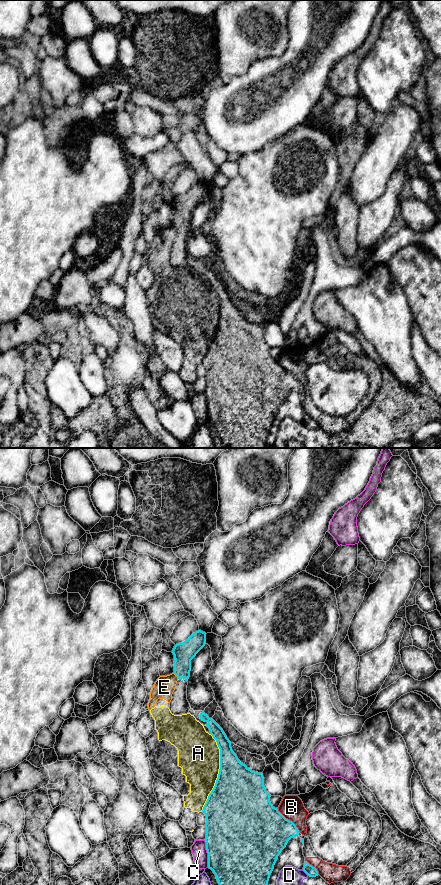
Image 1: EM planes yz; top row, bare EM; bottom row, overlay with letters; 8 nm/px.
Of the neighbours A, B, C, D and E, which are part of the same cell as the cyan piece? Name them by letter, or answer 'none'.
none

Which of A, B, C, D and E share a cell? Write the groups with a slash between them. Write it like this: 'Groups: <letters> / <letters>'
Groups: A E / B / C / D

